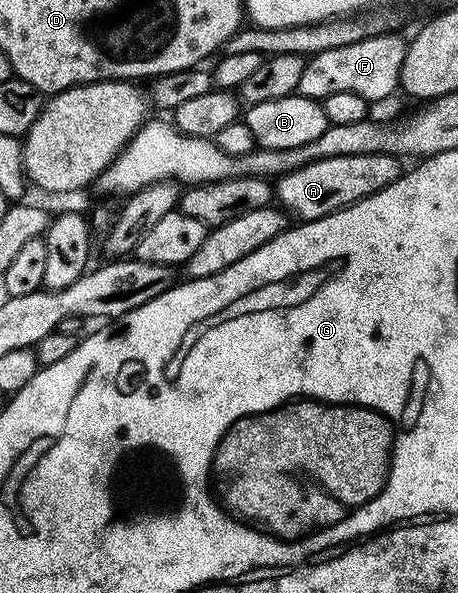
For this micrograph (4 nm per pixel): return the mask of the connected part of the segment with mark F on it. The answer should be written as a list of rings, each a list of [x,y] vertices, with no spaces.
[[[387,32],[360,40],[359,43],[347,44],[340,48],[329,48],[313,55],[307,61],[304,72],[300,72],[300,84],[297,93],[306,98],[319,100],[332,96],[337,91],[352,92],[367,103],[373,104],[399,89],[398,73],[404,64],[407,39],[397,32]]]

